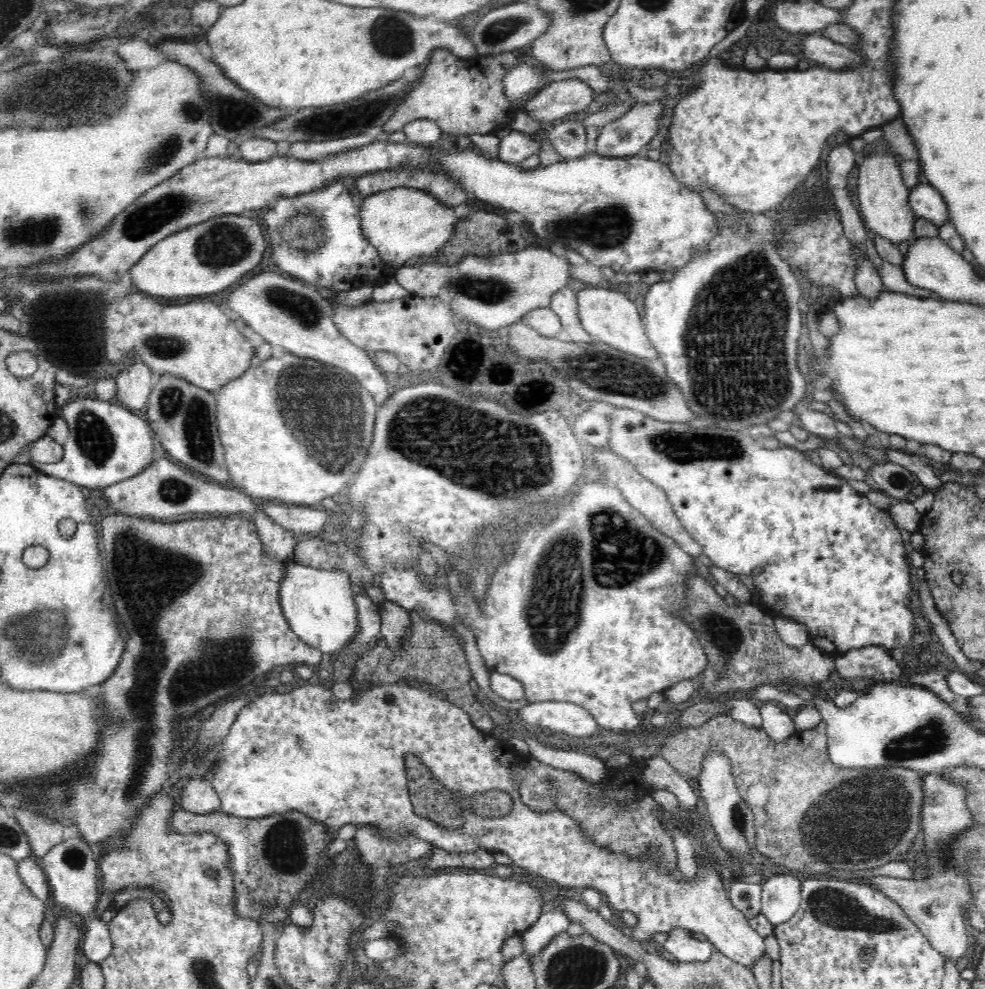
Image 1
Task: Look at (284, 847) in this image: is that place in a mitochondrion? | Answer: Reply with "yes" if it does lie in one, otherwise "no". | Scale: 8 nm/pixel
yes

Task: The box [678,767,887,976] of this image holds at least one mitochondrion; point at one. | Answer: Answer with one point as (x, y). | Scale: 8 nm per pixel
(864, 959)

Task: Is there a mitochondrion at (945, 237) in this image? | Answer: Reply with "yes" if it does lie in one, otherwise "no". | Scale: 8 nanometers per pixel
no

